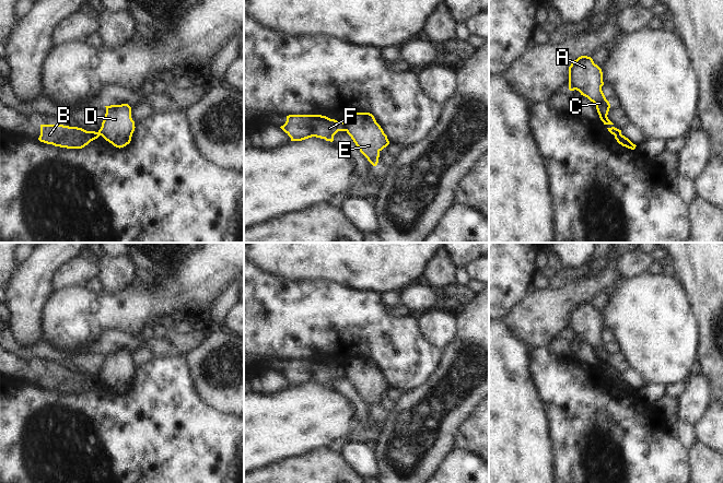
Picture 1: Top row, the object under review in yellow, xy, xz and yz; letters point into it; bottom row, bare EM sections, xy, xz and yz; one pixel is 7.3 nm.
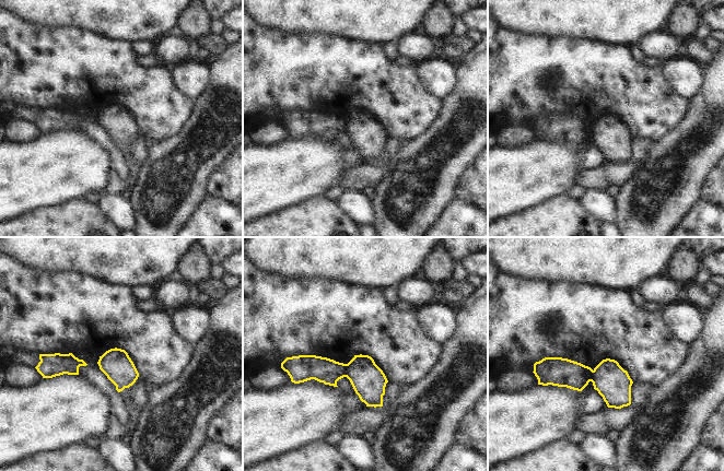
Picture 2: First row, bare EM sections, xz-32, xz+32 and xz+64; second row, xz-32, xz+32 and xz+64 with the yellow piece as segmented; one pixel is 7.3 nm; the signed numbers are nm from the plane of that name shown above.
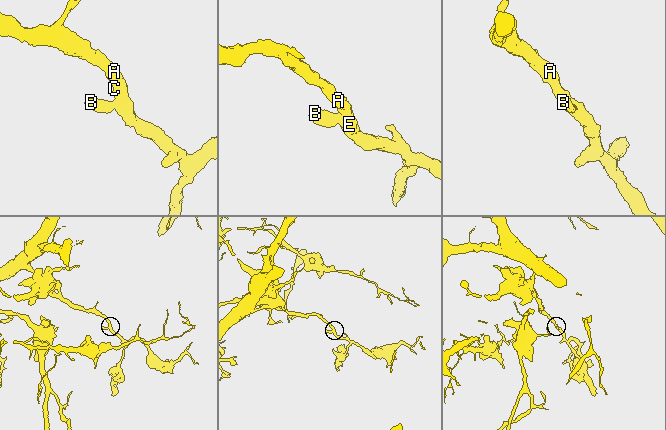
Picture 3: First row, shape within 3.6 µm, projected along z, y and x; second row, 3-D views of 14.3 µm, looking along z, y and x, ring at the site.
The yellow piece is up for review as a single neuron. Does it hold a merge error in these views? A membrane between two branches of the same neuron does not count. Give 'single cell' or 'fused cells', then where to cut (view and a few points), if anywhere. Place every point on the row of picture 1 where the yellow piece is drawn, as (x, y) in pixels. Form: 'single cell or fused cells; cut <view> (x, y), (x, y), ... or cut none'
fused cells; cut xz (345, 122), (347, 130)

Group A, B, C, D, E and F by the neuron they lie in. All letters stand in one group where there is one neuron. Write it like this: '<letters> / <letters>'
A C D E / B F

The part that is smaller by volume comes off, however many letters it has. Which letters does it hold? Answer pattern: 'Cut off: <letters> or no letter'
Cut off: B, F

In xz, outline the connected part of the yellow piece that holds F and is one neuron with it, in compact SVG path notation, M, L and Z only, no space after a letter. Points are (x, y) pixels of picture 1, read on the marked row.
M289 115L280 127L291 141L302 141L312 137L334 141L338 131L347 131L346 122L337 121L322 115Z

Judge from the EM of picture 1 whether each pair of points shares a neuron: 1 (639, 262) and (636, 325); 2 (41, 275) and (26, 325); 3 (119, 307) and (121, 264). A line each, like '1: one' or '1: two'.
1: two
2: one
3: two

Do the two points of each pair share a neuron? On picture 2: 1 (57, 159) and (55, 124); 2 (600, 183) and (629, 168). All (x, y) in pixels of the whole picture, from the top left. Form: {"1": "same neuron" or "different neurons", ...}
{"1": "different neurons", "2": "same neuron"}

